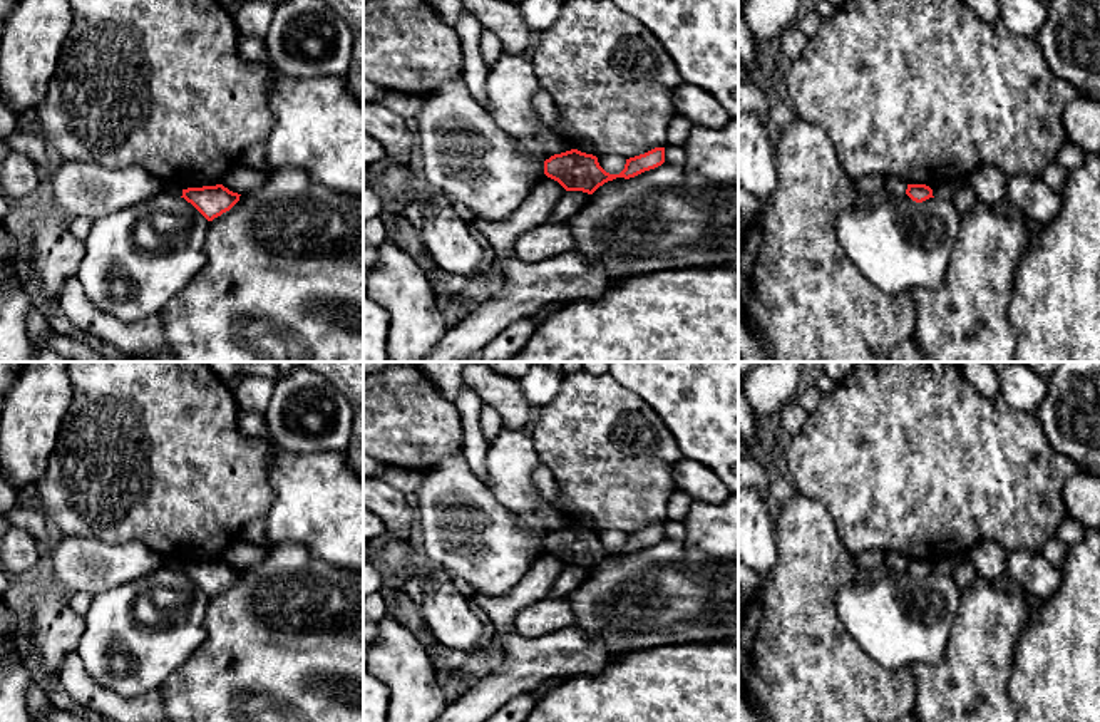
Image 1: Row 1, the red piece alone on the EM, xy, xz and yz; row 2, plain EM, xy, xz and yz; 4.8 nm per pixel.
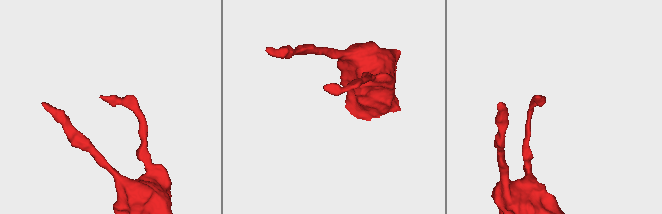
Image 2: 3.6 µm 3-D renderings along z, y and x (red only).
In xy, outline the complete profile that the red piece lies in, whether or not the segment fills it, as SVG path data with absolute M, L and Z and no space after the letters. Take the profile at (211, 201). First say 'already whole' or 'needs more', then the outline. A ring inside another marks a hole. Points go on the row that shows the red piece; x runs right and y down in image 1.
already whole; M216 184L182 189L181 198L191 203L208 221L213 221L229 211L239 201L239 196L223 184Z

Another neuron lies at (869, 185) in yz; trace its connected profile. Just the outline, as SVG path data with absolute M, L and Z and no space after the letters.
M864 176L854 179L852 186L859 194L869 196L884 191L884 179L882 176Z

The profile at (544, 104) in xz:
M539 89L534 95L534 109L544 126L551 127L553 131L559 127L559 109L549 92L544 89Z

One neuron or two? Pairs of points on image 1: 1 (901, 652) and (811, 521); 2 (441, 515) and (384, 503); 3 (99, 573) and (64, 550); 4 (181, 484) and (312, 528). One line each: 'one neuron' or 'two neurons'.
1: two neurons
2: two neurons
3: one neuron
4: two neurons

